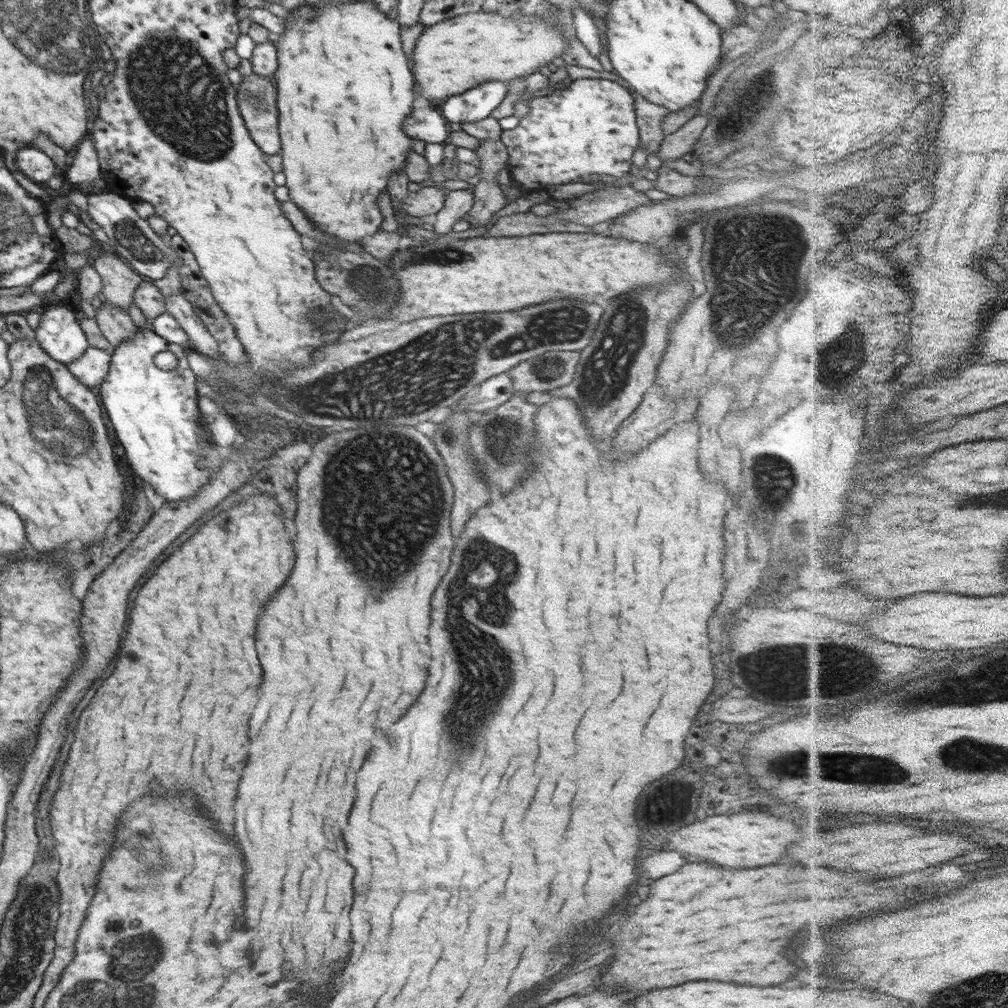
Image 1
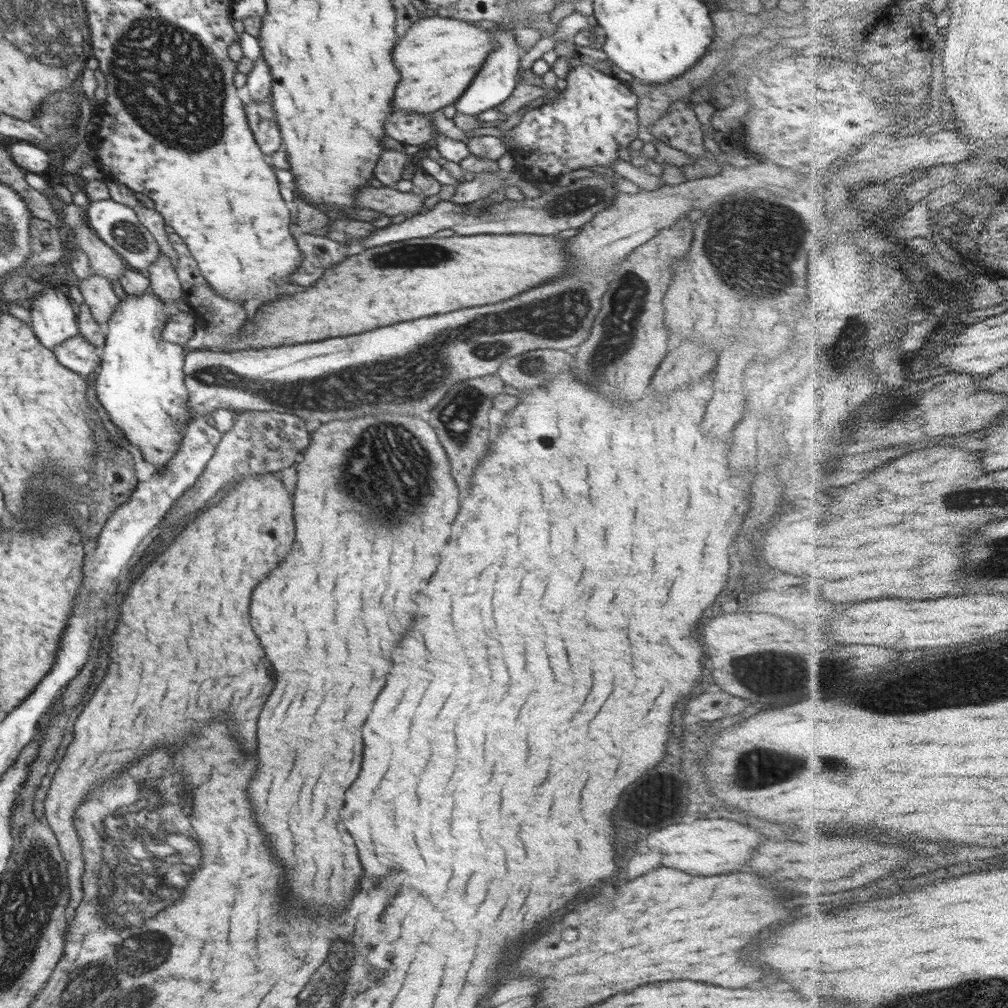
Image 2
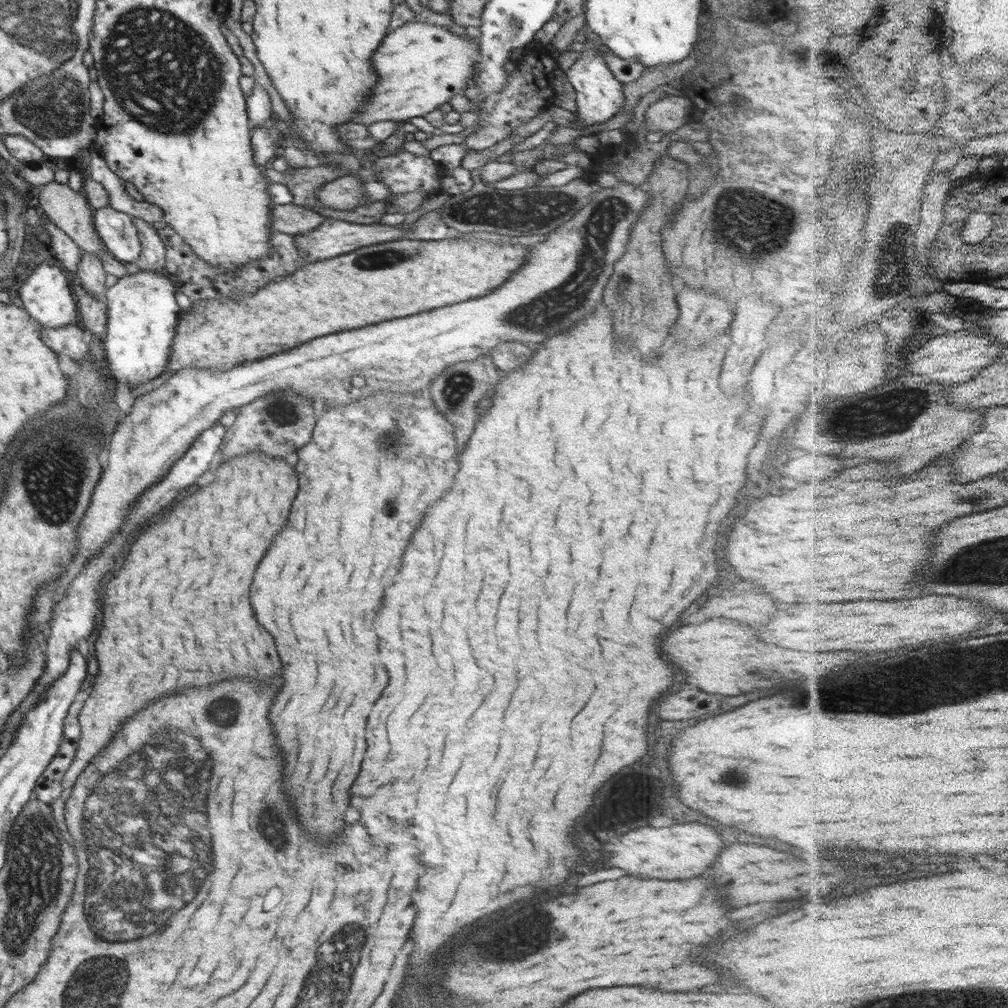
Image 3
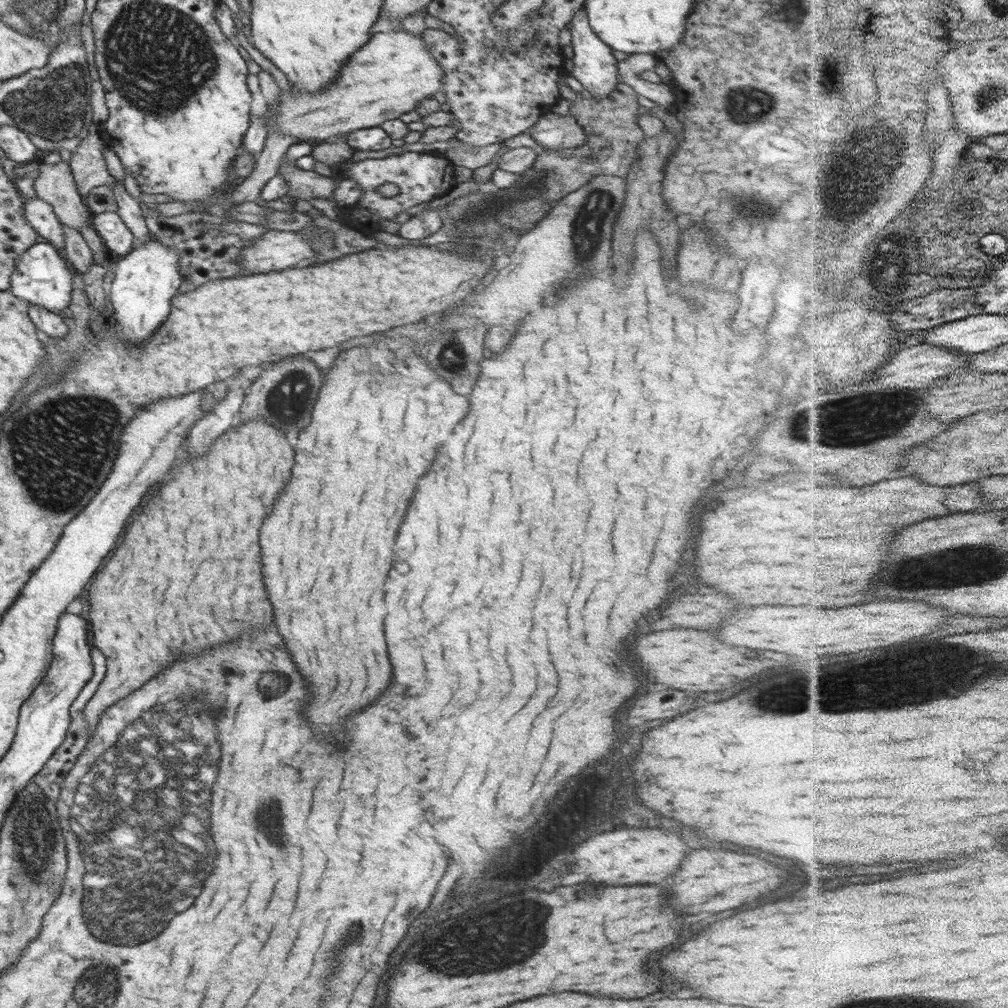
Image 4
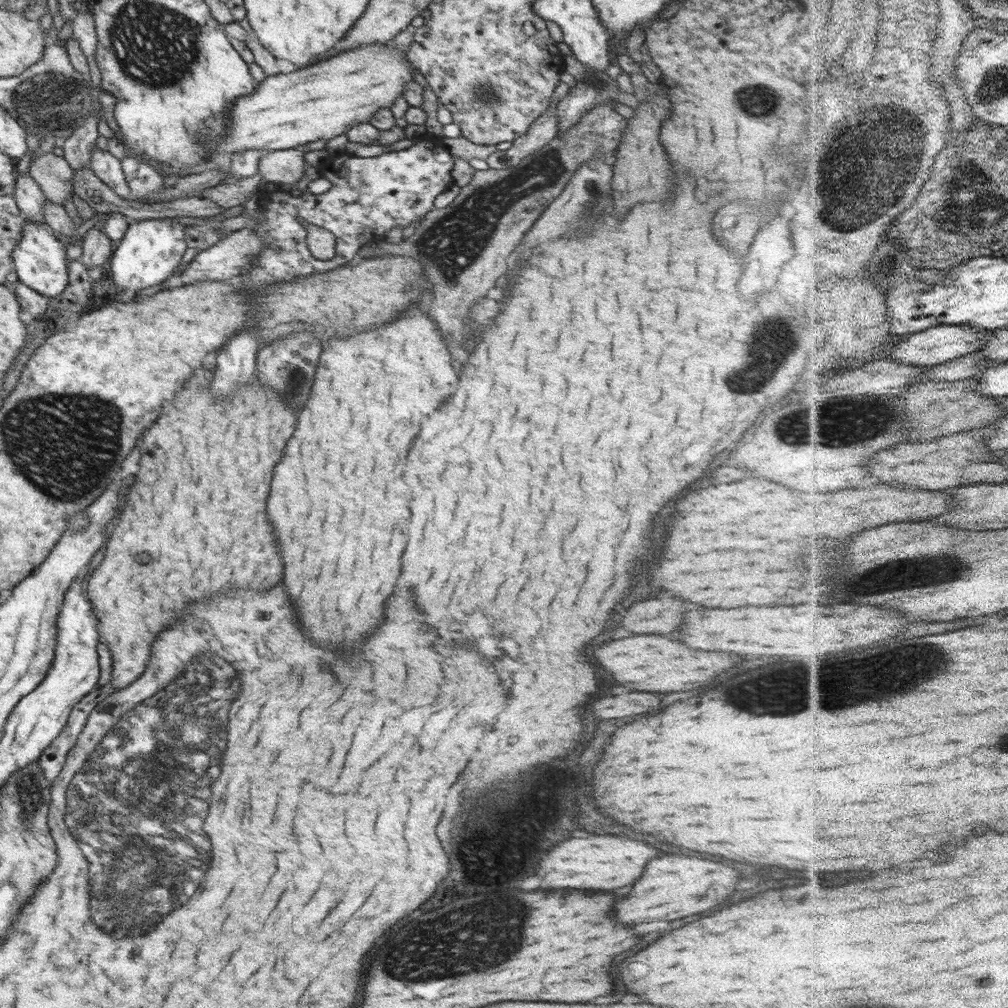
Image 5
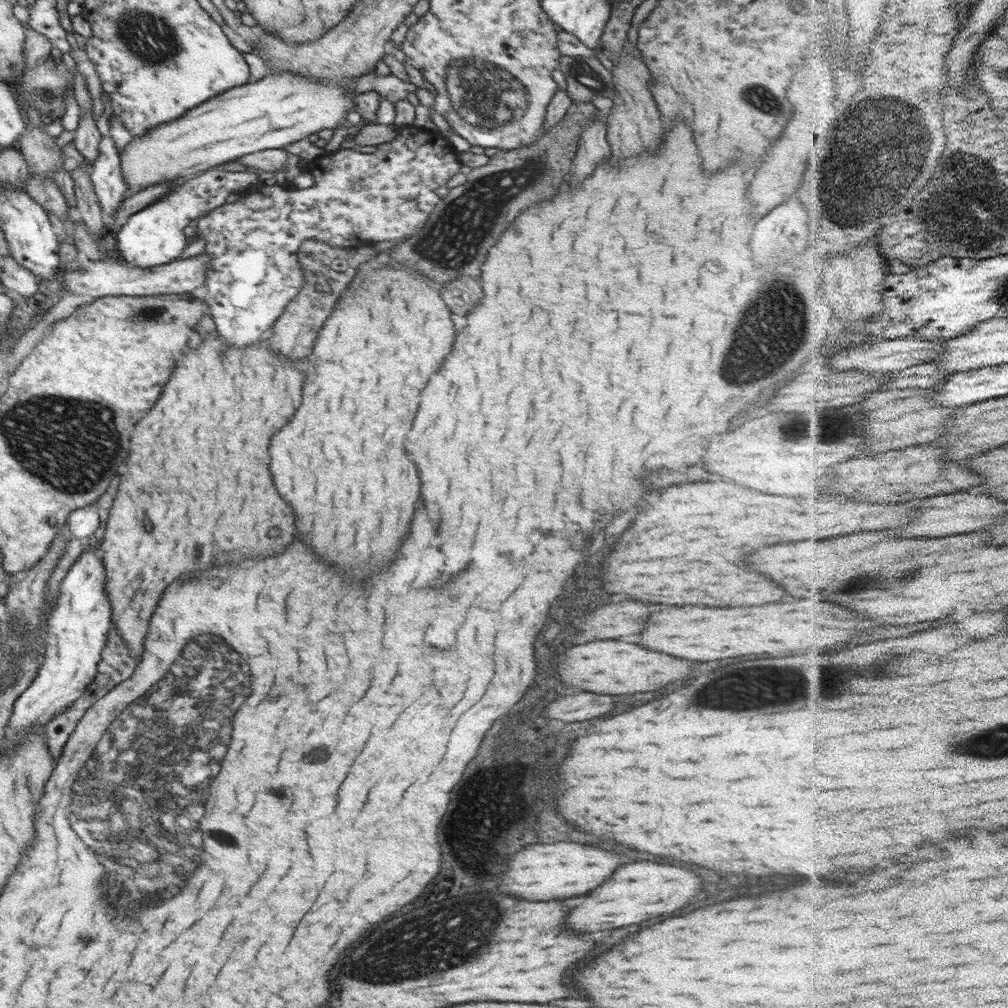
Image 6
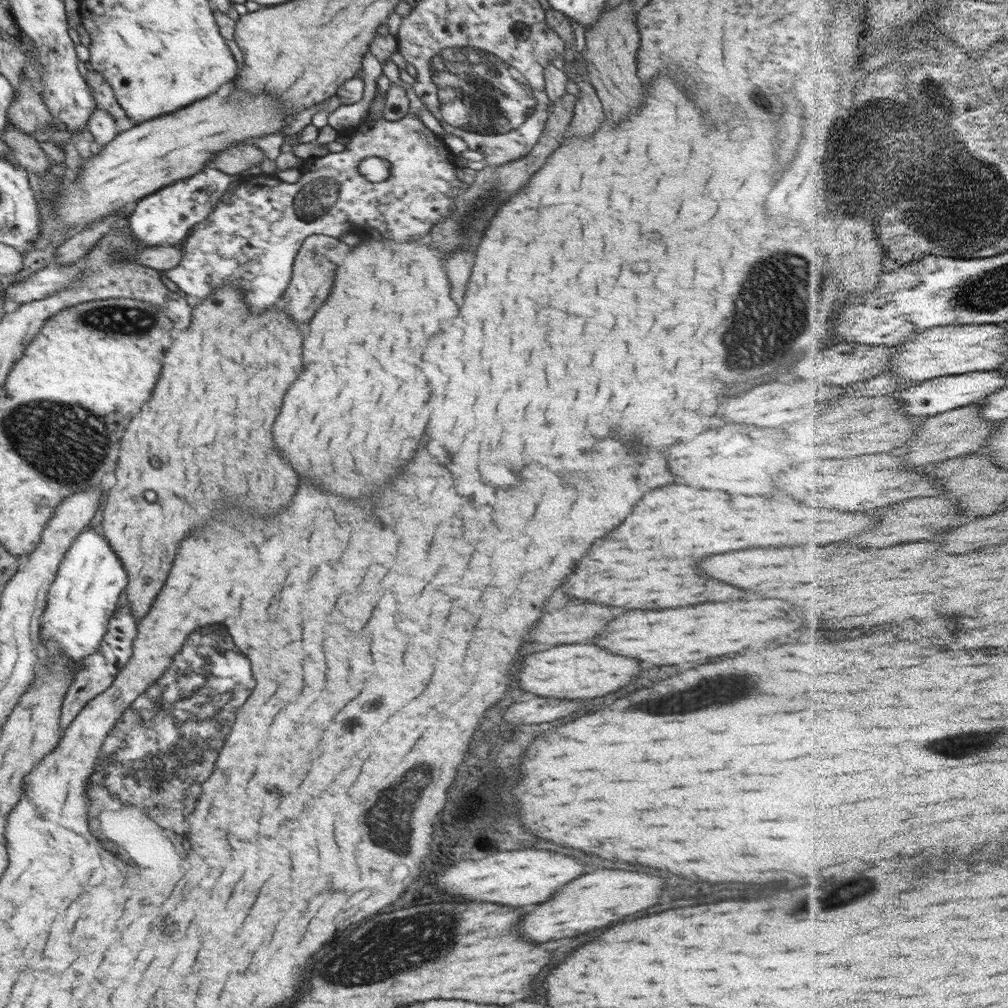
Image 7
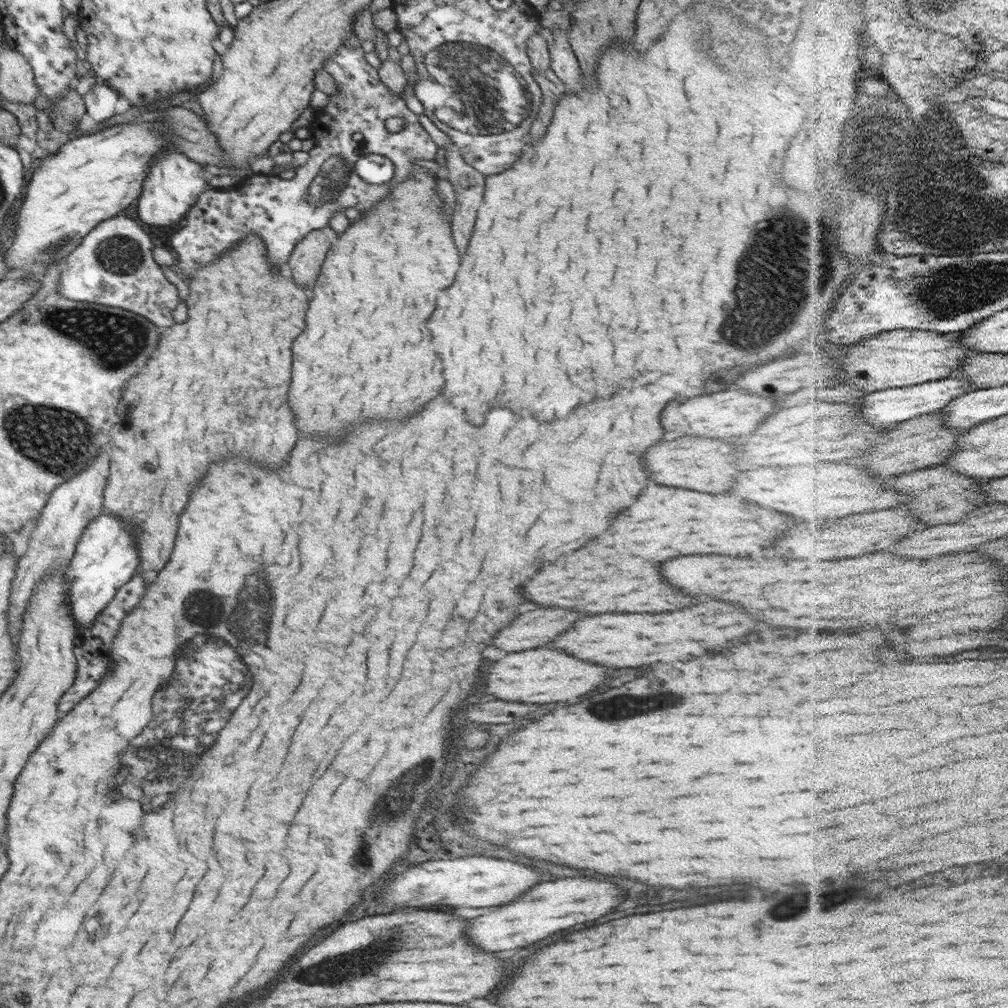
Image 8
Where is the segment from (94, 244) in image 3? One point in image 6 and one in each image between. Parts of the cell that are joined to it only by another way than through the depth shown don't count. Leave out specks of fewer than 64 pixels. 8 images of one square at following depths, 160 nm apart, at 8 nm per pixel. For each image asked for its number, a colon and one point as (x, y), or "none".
4: (54, 184)
5: (53, 174)
6: (43, 157)

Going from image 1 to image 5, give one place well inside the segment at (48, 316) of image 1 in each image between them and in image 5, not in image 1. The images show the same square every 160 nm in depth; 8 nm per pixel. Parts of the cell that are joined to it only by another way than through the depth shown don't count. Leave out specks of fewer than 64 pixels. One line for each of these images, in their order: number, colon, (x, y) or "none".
2: (53, 318)
3: (46, 295)
4: (43, 277)
5: (40, 261)

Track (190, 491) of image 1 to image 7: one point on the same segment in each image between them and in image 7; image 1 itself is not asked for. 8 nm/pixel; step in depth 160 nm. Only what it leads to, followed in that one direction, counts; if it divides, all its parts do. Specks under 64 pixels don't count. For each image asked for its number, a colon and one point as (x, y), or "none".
2: (141, 384)
3: (142, 312)
4: (146, 280)
5: (151, 251)
6: (154, 236)
7: (166, 216)

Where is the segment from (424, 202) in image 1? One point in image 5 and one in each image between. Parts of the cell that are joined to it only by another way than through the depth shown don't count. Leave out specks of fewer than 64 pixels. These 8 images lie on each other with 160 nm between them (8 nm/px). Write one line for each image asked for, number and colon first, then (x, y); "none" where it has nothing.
2: (389, 201)
3: (343, 193)
4: (303, 184)
5: (286, 166)

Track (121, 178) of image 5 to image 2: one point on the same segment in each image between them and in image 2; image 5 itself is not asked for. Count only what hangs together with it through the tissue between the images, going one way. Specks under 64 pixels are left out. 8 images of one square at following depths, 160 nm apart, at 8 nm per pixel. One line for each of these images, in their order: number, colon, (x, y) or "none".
2: (164, 282)
3: (152, 258)
4: (129, 210)

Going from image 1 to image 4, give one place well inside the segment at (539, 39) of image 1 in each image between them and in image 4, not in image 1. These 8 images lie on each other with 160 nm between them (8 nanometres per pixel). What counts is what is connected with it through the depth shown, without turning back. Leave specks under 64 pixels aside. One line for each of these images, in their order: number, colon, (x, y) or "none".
2: (439, 58)
3: (421, 66)
4: (366, 95)

